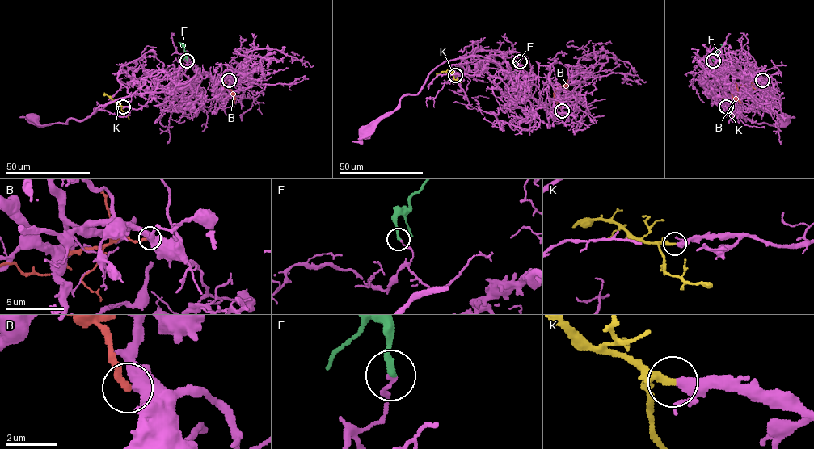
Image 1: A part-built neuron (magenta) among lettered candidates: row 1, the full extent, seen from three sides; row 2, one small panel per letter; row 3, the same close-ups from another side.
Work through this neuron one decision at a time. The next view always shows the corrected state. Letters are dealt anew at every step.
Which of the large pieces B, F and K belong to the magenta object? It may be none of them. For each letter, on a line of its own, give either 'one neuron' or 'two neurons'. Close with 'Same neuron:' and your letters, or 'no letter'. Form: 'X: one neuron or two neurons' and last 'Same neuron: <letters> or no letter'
B: two neurons
F: two neurons
K: one neuron
Same neuron: K

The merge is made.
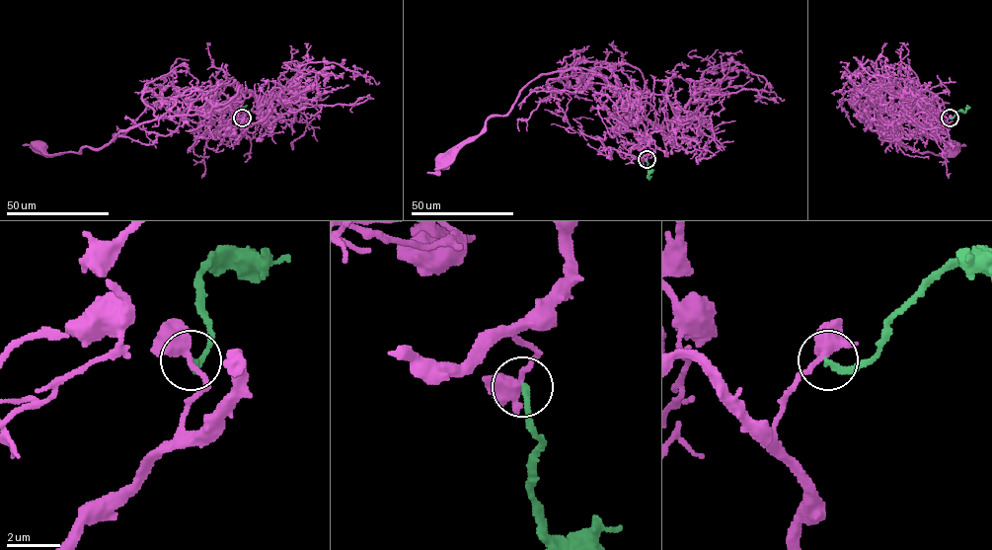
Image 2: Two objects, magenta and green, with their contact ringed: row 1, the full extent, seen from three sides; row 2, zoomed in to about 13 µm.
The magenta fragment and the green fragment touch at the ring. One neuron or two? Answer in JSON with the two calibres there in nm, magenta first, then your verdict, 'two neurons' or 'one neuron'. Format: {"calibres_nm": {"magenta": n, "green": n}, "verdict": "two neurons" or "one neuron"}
{"calibres_nm": {"magenta": 440, "green": 240}, "verdict": "two neurons"}

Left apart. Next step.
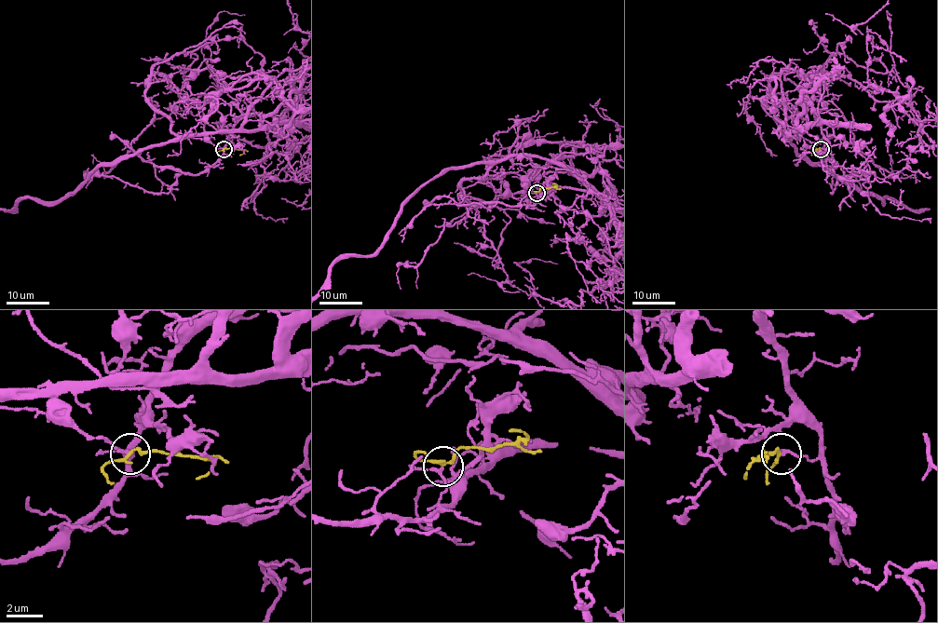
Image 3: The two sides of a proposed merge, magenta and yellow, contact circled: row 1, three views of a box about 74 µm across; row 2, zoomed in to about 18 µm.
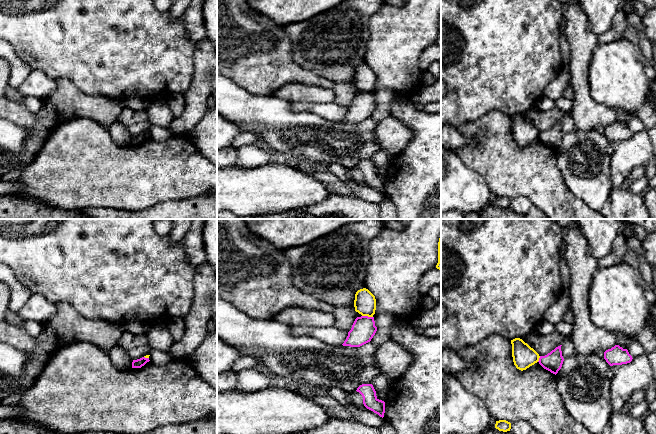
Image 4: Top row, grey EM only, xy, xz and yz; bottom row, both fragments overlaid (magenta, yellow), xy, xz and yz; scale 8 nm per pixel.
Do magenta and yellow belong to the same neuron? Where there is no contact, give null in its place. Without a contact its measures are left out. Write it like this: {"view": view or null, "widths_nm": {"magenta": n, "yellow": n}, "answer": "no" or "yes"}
{"view": "xz", "widths_nm": {"magenta": 190, "yellow": 180}, "answer": "no"}

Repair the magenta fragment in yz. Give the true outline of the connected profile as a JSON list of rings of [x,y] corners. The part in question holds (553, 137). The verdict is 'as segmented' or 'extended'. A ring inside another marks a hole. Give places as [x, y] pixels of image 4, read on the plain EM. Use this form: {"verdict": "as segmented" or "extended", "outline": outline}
{"verdict": "as segmented", "outline": [[[561,122],[556,123],[550,129],[545,132],[540,132],[539,140],[546,146],[553,150],[557,150],[561,145],[564,134],[562,132]]]}

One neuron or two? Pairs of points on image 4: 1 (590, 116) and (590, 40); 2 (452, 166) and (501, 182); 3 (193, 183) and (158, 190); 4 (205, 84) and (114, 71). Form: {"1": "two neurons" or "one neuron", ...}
{"1": "one neuron", "2": "two neurons", "3": "one neuron", "4": "two neurons"}

